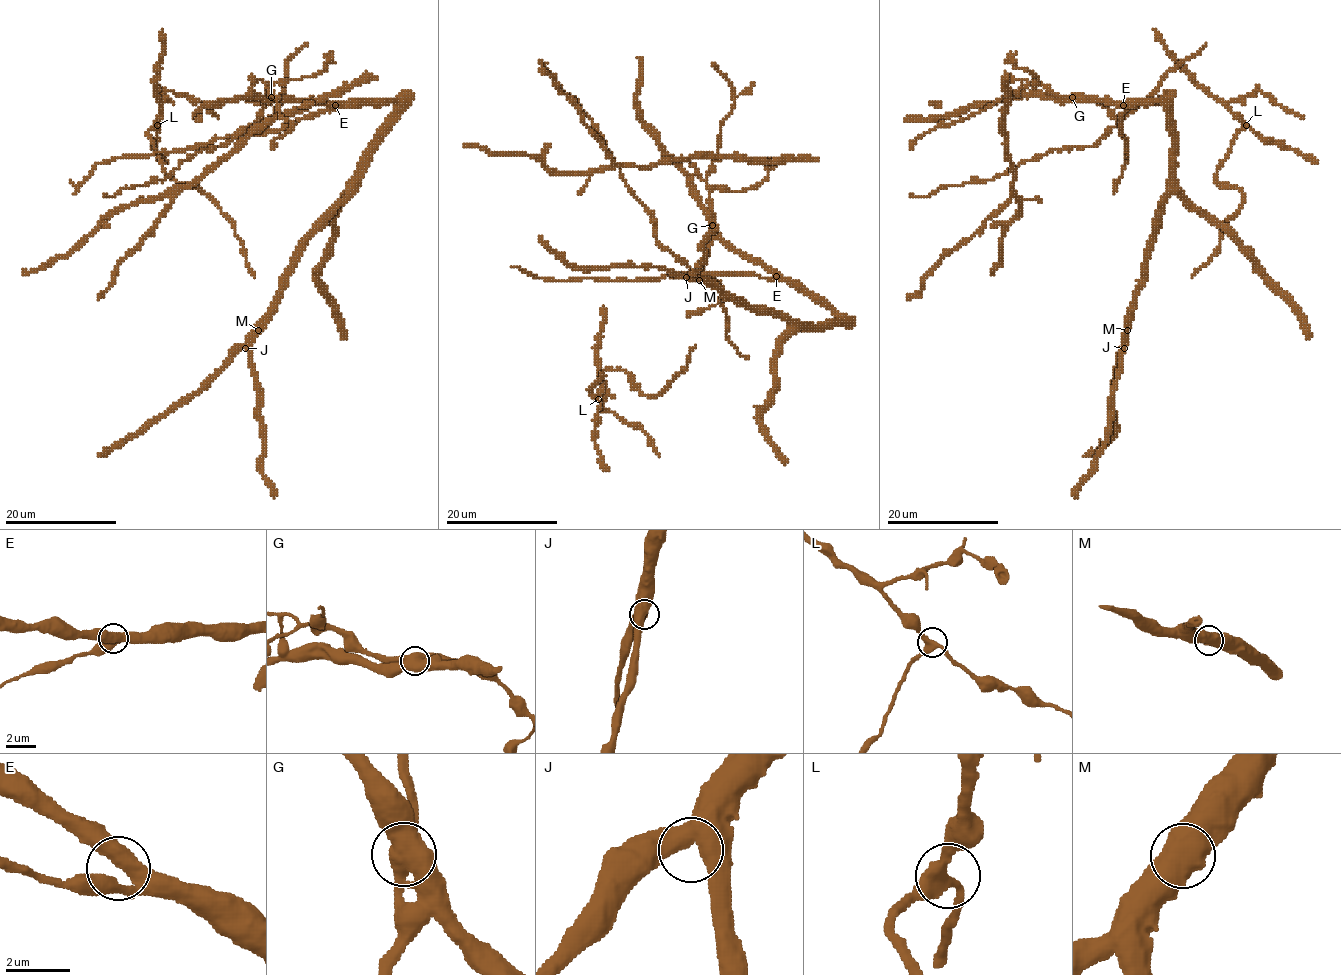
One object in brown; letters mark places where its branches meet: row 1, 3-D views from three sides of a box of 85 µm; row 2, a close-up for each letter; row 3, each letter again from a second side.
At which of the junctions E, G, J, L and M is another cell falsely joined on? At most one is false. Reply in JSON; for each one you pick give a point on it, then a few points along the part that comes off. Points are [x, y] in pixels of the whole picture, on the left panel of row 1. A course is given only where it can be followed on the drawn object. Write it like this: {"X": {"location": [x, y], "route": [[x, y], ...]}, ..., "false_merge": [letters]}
{"false_merge": []}

